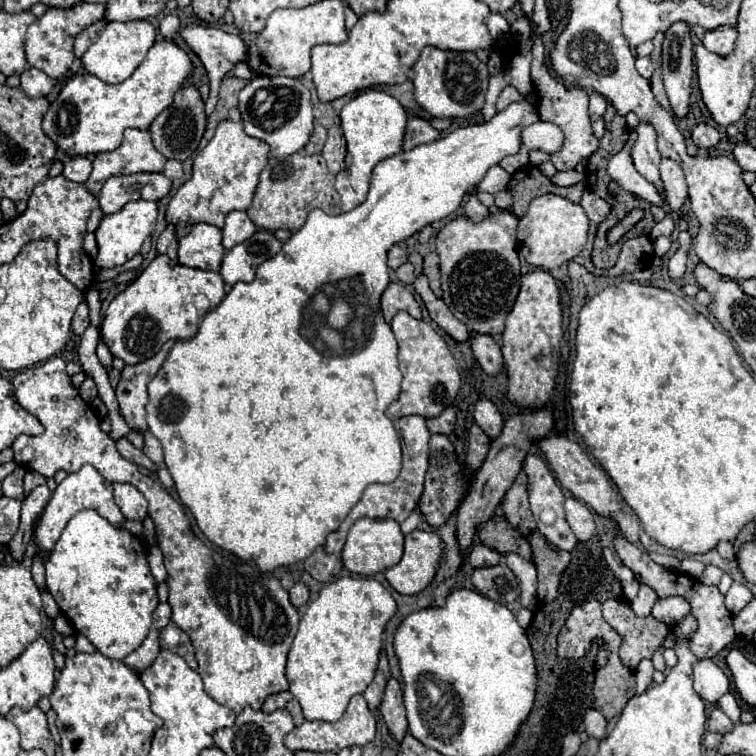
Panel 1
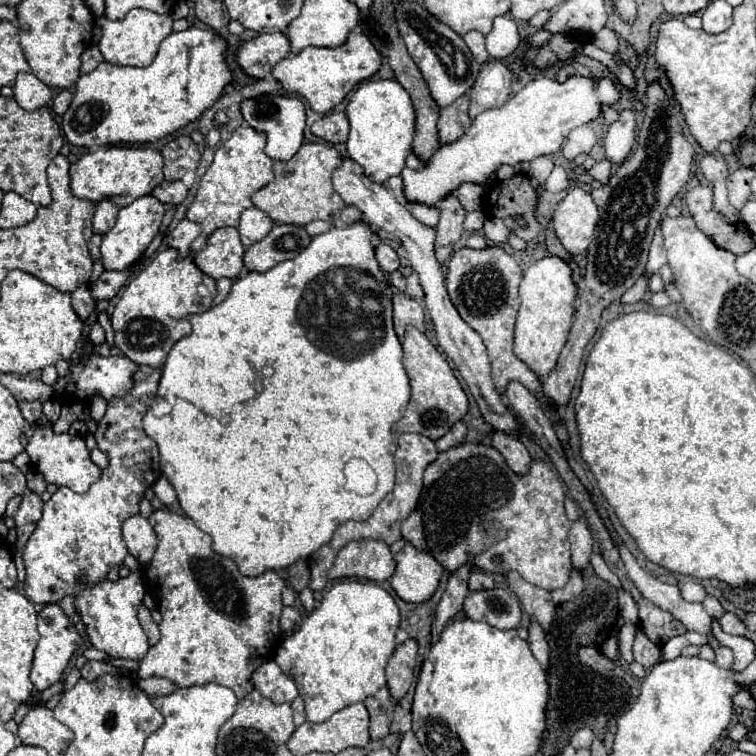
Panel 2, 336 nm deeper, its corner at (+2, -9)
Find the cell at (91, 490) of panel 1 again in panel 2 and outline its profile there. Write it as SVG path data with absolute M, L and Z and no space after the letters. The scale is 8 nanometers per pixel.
M138 367L134 373L134 387L128 395L112 399L108 403L106 415L98 423L96 431L96 443L100 451L106 451L110 463L106 467L106 473L100 475L96 483L90 485L86 493L74 493L68 487L58 487L58 491L50 497L50 501L44 503L42 519L36 523L34 533L30 535L26 547L24 547L24 563L26 563L26 581L24 591L32 603L58 603L66 595L78 595L82 589L92 587L106 579L108 571L116 565L122 565L124 557L128 555L124 539L122 539L122 523L138 515L140 501L144 497L144 491L154 485L160 477L158 469L158 447L156 443L144 433L142 429L142 417L150 409L152 399L156 395L158 383L160 383L160 369L154 367Z

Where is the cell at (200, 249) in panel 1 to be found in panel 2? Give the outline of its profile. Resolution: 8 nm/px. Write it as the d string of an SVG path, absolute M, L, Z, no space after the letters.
M236 227L216 229L208 245L194 255L194 261L200 271L210 275L212 279L234 279L244 269L244 245L240 241Z

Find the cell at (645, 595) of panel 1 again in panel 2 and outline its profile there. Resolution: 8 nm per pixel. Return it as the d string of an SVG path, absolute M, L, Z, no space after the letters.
M642 631L636 633L632 651L634 651L634 661L644 665L646 669L652 667L654 663L658 663L658 659L660 659L660 647L650 643L650 639L646 639L646 635L642 635Z

